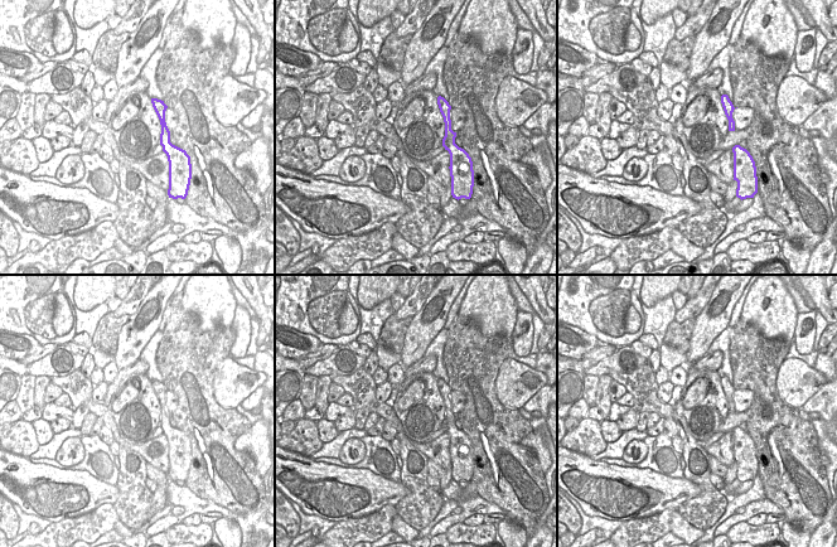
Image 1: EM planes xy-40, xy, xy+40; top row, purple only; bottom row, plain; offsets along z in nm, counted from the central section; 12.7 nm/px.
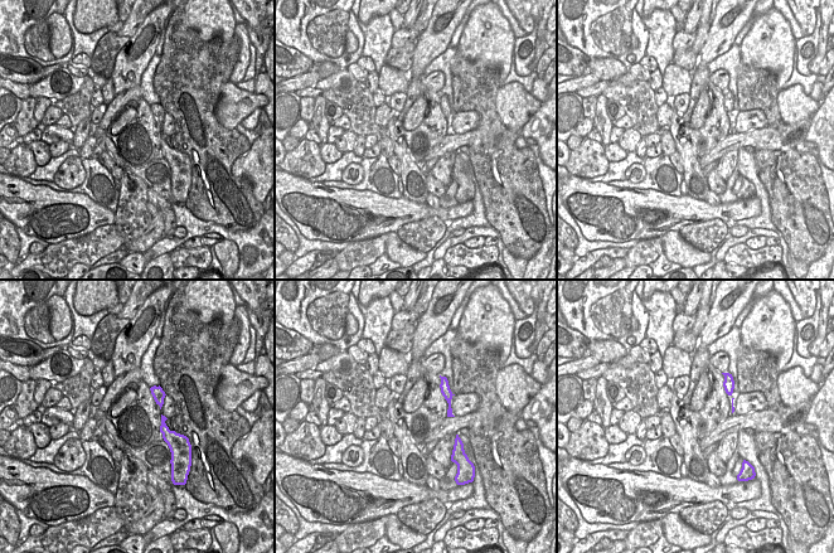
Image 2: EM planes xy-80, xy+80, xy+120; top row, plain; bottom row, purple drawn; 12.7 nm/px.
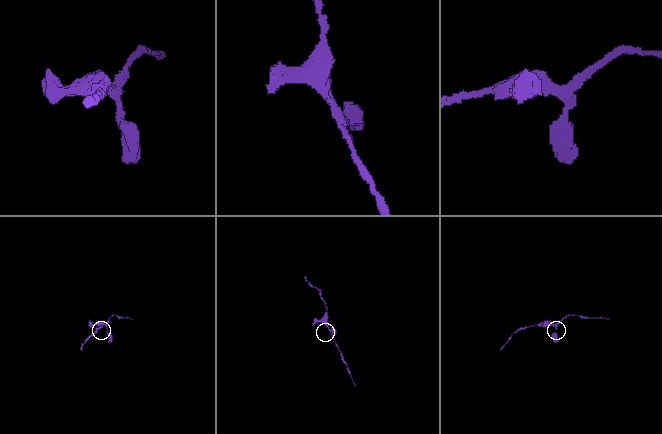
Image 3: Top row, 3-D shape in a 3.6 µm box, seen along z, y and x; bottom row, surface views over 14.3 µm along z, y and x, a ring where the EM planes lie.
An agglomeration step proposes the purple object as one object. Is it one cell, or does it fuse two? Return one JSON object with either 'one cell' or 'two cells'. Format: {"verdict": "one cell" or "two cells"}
{"verdict": "one cell"}

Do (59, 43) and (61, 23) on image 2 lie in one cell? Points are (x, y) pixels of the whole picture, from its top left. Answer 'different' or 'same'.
same

